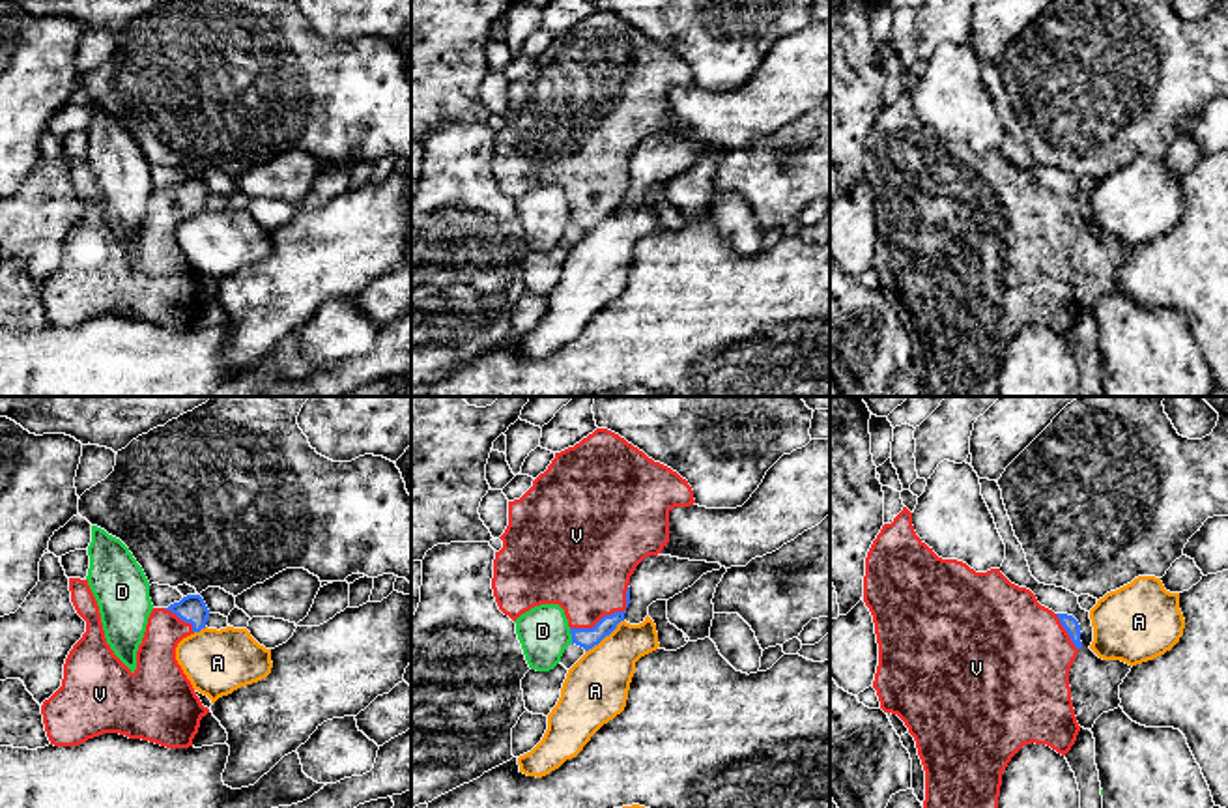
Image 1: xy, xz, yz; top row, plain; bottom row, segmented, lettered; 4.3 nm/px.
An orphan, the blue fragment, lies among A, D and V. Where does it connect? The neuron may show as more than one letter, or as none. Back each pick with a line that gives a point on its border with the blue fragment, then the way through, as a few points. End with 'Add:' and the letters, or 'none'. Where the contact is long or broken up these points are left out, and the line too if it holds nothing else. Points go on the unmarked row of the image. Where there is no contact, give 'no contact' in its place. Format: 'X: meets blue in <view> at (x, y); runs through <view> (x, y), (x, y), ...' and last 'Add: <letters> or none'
V: meets blue in xz at (608, 197); runs through xz (587, 219), (608, 197), (595, 184), (584, 144)
Add: V

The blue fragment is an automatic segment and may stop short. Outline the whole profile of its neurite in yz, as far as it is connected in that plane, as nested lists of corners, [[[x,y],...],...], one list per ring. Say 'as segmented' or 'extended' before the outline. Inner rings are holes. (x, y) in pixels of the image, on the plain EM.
extended; [[[907,88],[882,107],[867,133],[864,183],[878,224],[873,269],[880,290],[897,296],[916,322],[925,352],[925,397],[1000,397],[1002,354],[1024,325],[1047,325],[1062,337],[1071,331],[1080,307],[1069,251],[1082,228],[1073,196],[1041,187],[1030,170],[1011,165],[1000,150],[976,153],[963,142],[938,138],[916,116]]]

